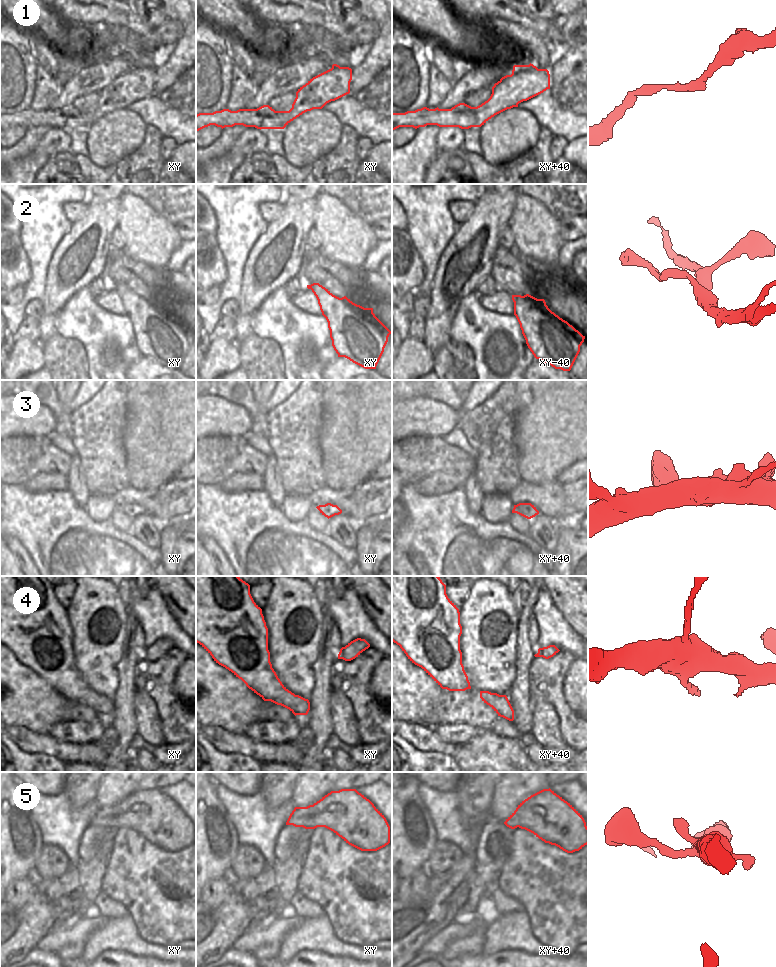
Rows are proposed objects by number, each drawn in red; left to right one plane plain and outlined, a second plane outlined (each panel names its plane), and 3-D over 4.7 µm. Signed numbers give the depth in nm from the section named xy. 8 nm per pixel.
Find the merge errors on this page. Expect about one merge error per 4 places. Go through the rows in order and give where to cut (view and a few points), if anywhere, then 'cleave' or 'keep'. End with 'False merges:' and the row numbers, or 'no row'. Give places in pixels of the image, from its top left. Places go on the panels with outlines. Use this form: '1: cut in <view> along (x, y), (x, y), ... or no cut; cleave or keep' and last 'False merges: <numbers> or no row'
1: no cut; keep
2: no cut; keep
3: no cut; keep
4: no cut; keep
5: no cut; keep
False merges: no row

